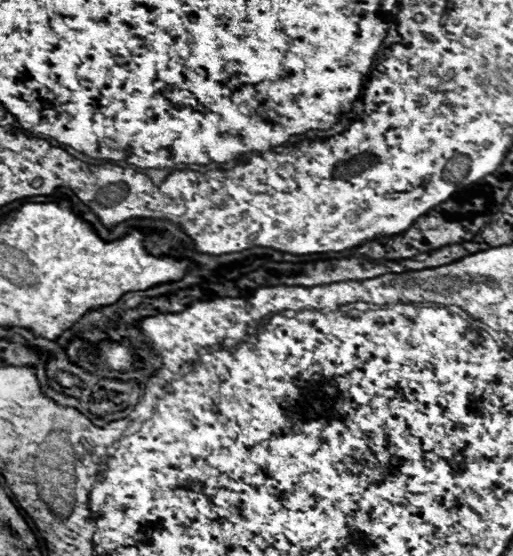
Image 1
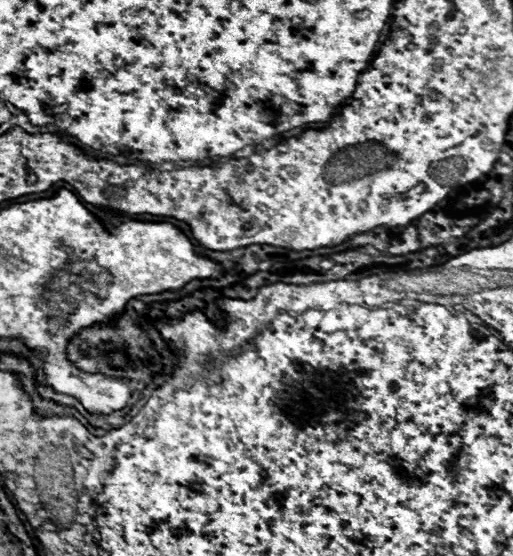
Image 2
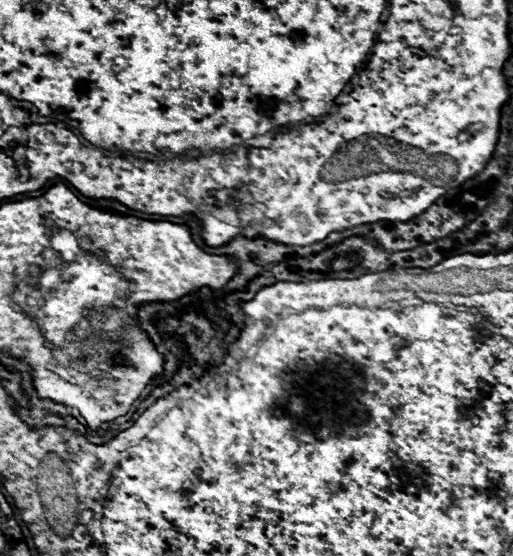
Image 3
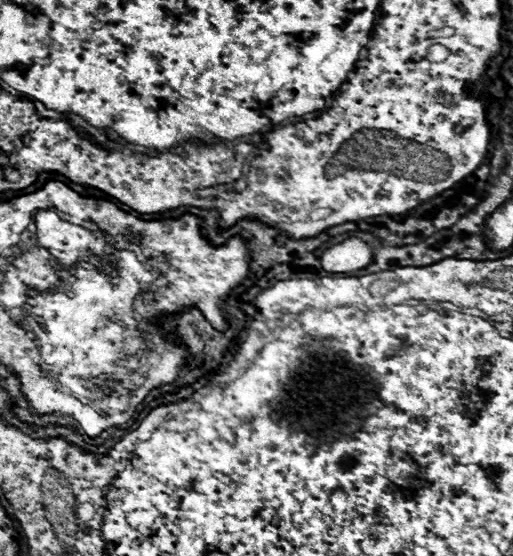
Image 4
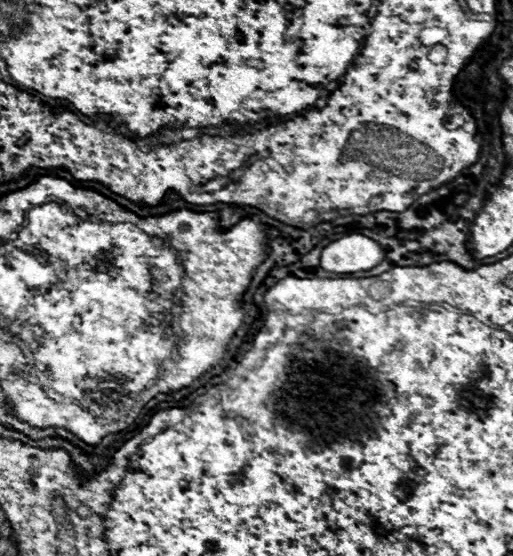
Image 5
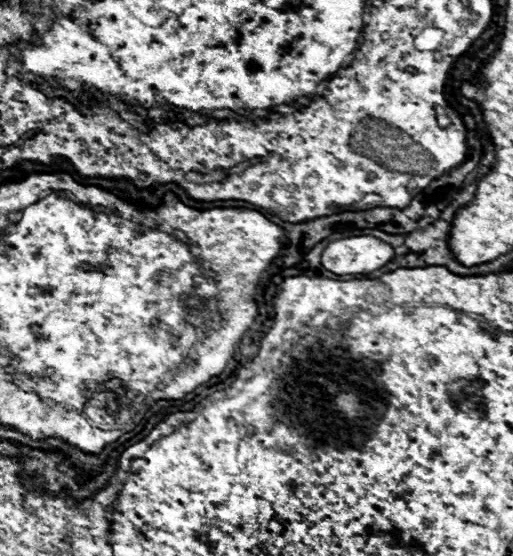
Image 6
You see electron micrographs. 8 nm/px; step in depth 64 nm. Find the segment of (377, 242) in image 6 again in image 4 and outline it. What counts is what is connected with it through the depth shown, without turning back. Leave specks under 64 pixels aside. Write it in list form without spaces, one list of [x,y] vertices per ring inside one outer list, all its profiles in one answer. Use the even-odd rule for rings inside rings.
[[[356,236],[322,252],[322,268],[326,272],[356,272],[366,268],[372,260],[372,248]]]

